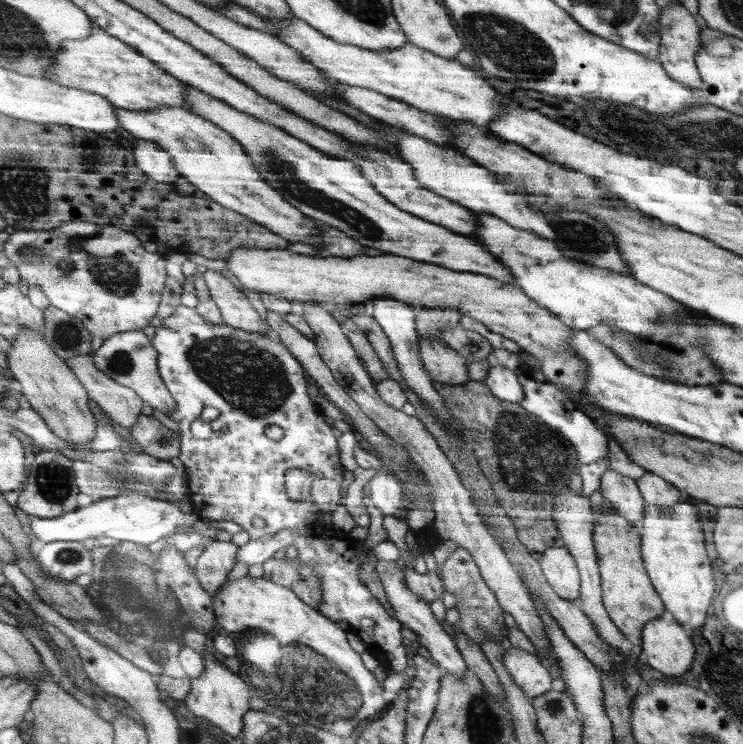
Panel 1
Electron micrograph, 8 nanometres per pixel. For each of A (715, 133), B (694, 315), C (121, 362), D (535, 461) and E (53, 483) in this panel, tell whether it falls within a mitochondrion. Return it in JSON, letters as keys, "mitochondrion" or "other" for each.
{"A":"mitochondrion","B":"other","C":"mitochondrion","D":"mitochondrion","E":"mitochondrion"}

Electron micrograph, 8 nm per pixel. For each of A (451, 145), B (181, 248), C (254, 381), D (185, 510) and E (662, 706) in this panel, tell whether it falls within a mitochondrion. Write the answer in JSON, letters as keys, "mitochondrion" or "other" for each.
{"A":"other","B":"other","C":"mitochondrion","D":"other","E":"other"}

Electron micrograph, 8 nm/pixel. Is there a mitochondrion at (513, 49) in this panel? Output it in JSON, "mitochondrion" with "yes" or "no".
{"mitochondrion":"yes"}

